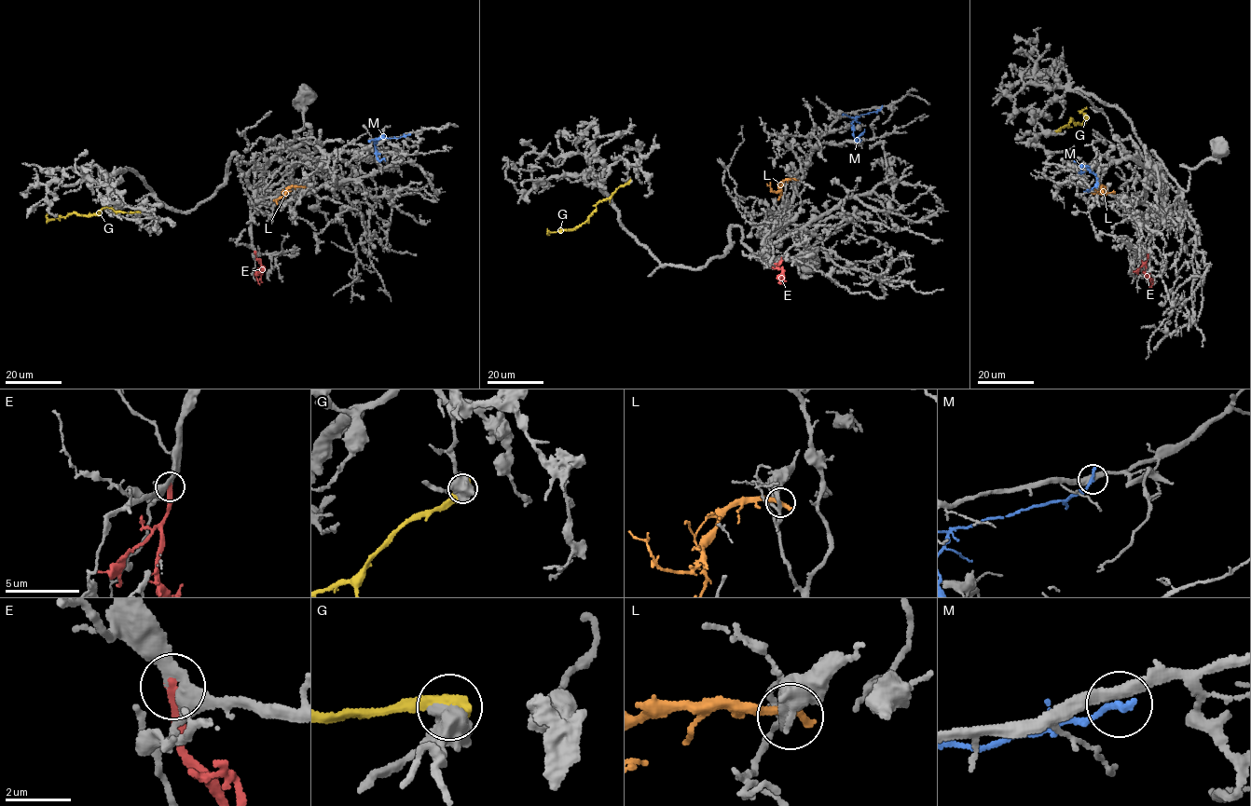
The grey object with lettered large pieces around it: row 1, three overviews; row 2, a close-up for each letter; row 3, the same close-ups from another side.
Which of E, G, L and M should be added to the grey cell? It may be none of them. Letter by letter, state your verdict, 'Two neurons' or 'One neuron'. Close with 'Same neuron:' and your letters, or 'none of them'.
E: One neuron
G: Two neurons
L: Two neurons
M: Two neurons
Same neuron: E

